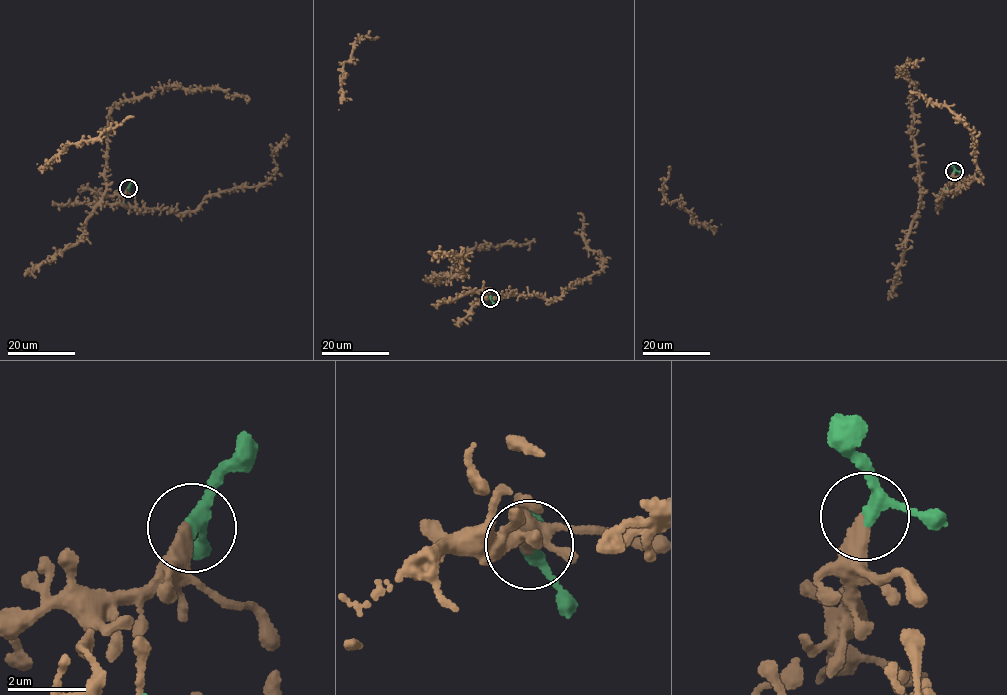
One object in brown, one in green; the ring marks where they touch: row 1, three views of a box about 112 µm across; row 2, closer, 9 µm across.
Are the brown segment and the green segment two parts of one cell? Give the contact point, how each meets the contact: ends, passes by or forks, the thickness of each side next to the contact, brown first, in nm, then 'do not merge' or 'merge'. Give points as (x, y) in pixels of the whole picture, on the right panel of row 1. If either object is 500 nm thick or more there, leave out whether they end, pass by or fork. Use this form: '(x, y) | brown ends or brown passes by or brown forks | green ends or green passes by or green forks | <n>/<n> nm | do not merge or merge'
(954, 171) | brown ends | green passes by | 440/280 nm | merge

